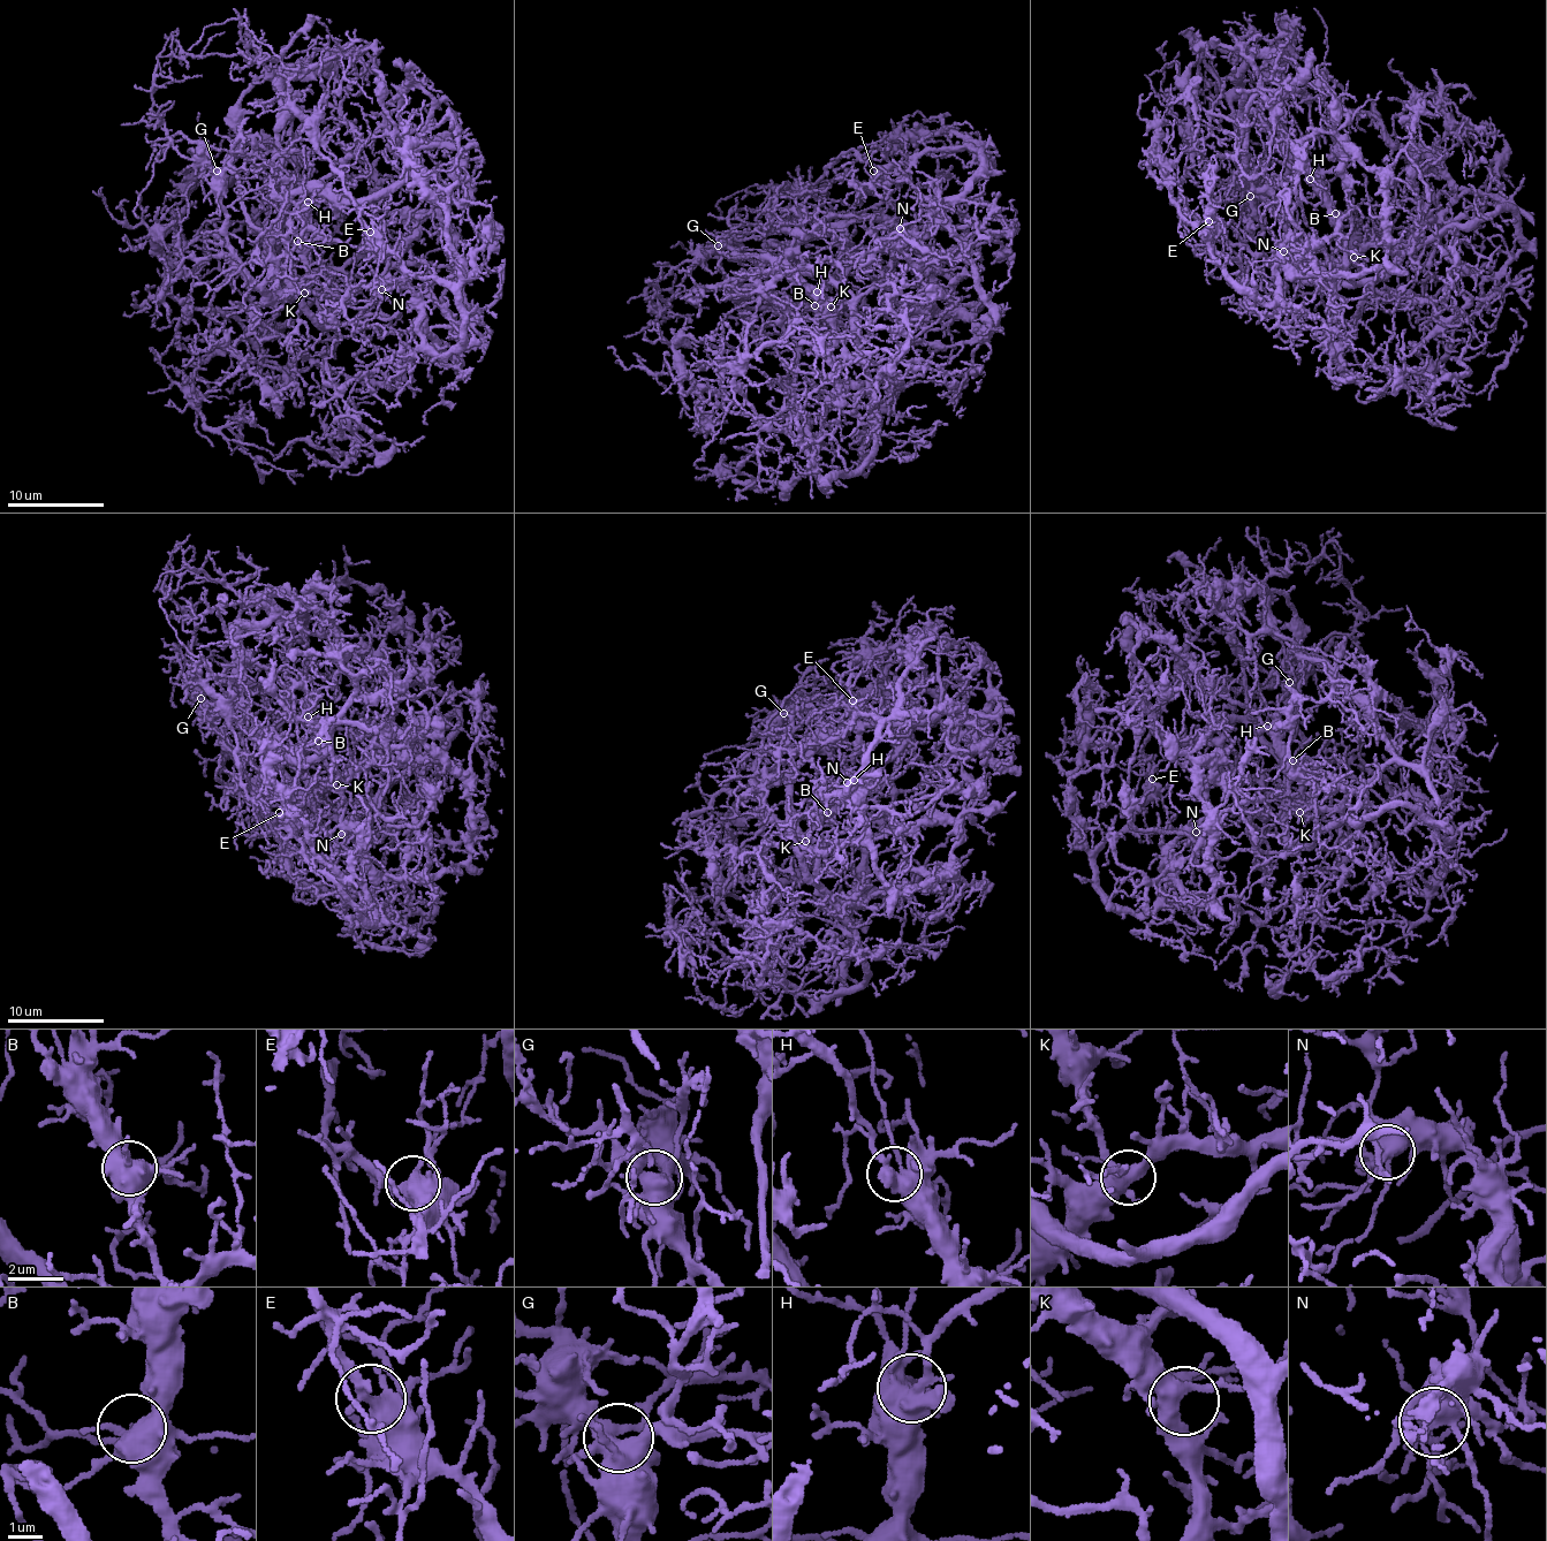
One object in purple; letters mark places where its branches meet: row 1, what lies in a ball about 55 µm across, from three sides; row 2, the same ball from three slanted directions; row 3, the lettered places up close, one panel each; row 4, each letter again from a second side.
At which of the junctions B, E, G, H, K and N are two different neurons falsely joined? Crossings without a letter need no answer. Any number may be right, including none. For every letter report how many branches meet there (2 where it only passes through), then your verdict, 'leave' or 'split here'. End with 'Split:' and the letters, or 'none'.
B: 4 branches meet; leave
E: 4 branches meet; leave
G: 6 branches meet; leave
H: 5 branches meet; leave
K: 4 branches meet; leave
N: 4 branches meet; leave
Split: none

